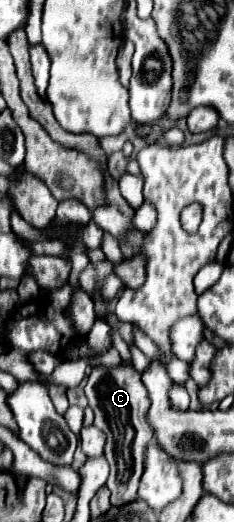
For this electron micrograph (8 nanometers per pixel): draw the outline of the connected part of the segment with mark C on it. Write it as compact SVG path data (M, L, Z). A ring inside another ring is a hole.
M132 366L120 368L94 368L86 382L86 396L94 410L94 426L106 434L104 456L110 464L110 478L106 482L110 490L112 506L124 506L138 498L138 484L144 472L146 446L152 440L152 426L146 420L150 410L148 392L140 380L140 374Z

